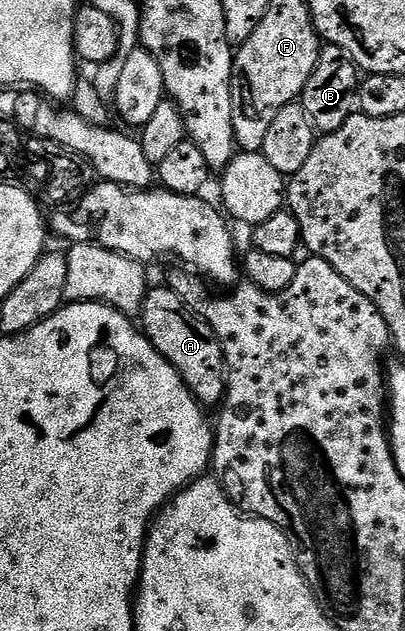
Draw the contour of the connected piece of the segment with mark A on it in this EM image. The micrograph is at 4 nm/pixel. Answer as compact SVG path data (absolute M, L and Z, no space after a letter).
M166 284L148 289L143 297L141 307L141 329L147 339L173 364L173 368L181 376L181 380L189 388L189 392L204 408L218 407L223 400L223 393L227 391L227 375L223 368L223 353L221 344L215 339L213 328L205 319L198 318L194 312L173 292Z

